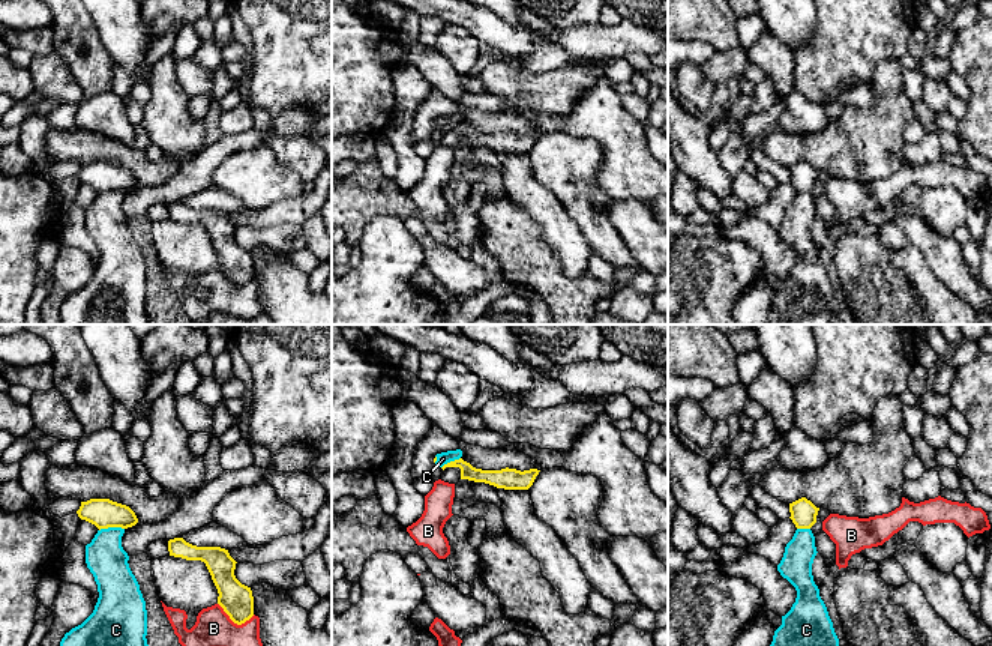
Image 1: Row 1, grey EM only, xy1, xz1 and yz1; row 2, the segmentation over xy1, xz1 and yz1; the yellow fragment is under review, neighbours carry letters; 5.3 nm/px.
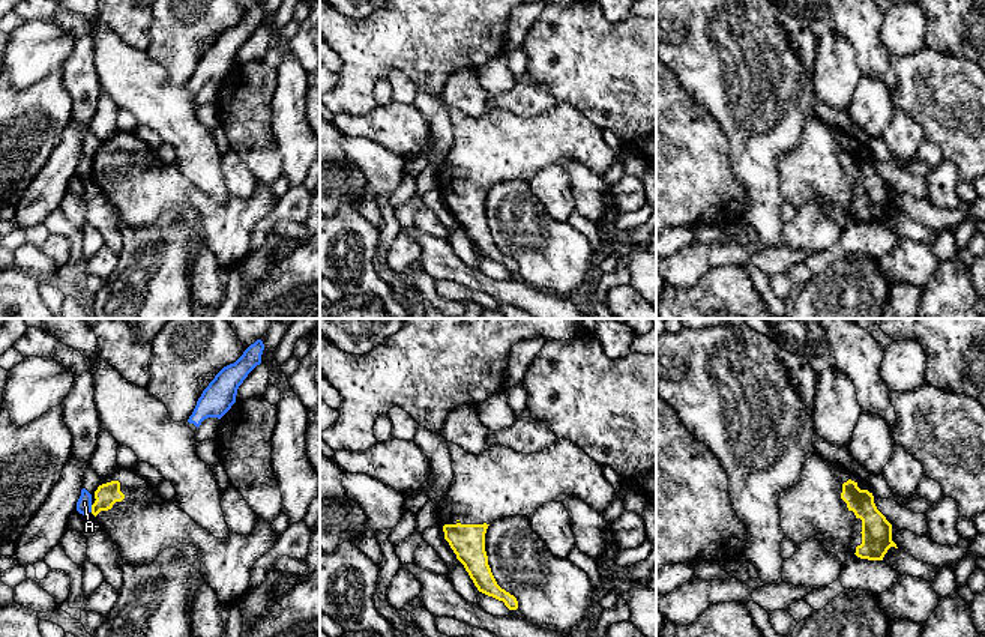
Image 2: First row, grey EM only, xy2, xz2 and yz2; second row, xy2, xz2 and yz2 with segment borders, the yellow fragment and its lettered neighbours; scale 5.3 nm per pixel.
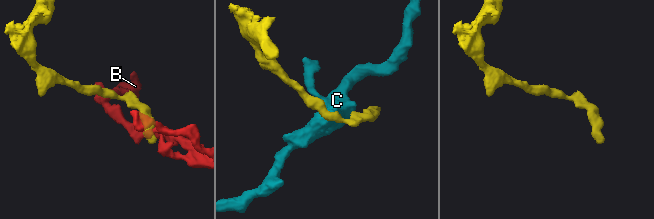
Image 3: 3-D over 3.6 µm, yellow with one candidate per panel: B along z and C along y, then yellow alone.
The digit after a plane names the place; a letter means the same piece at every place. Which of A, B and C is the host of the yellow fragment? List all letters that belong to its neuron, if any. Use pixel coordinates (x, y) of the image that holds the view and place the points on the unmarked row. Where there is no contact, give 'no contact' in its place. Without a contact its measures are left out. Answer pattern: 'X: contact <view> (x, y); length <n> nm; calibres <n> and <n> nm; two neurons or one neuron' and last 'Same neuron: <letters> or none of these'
A: contact xy2 (92, 172); length 40 nm; calibres 120 and 80 nm; two neurons
B: contact xy1 (234, 286); length 220 nm; calibres 170 and 200 nm; two neurons
C: contact xy1 (111, 190); length 140 nm; calibres 160 and 220 nm; two neurons
Same neuron: none of these

